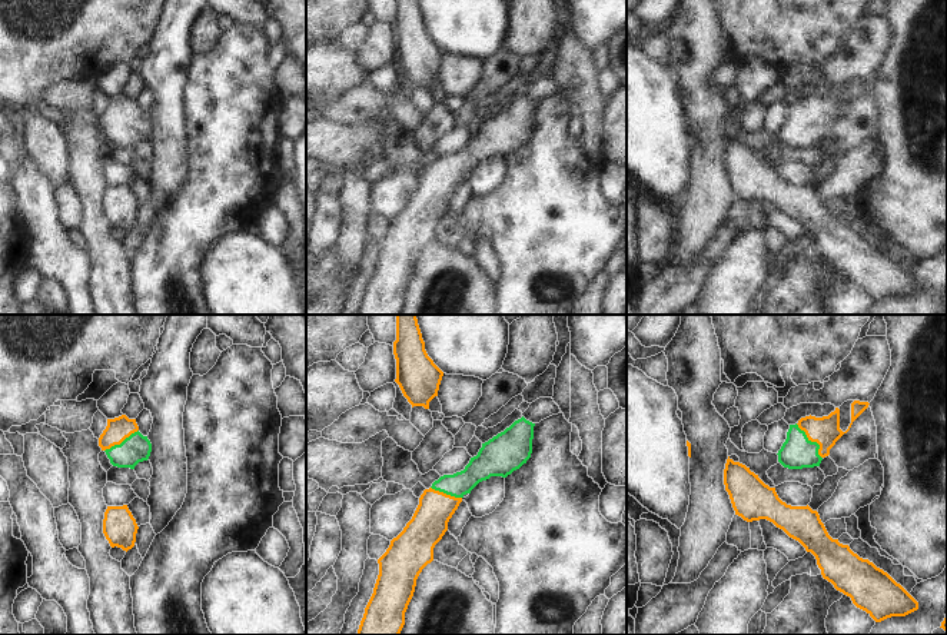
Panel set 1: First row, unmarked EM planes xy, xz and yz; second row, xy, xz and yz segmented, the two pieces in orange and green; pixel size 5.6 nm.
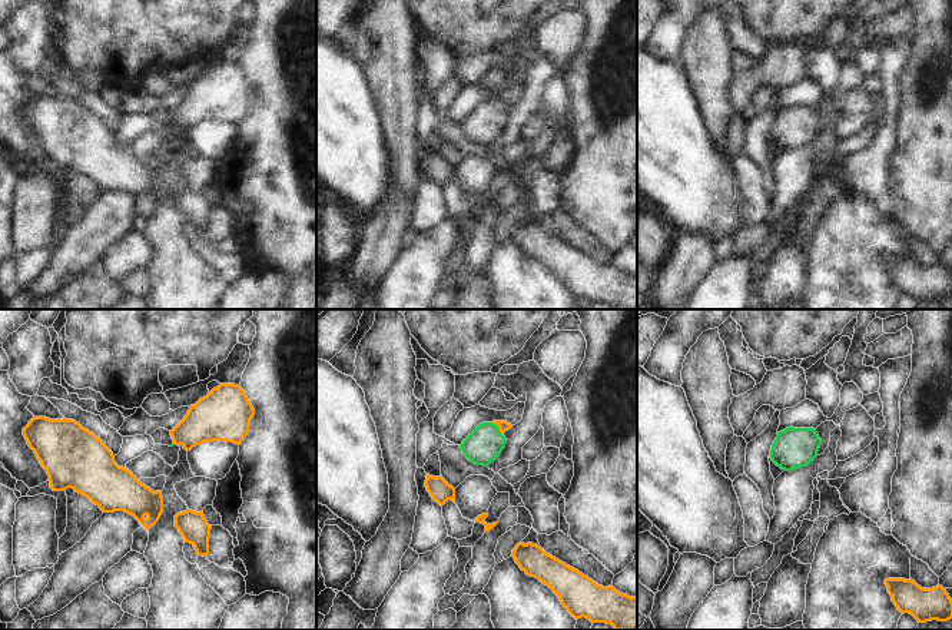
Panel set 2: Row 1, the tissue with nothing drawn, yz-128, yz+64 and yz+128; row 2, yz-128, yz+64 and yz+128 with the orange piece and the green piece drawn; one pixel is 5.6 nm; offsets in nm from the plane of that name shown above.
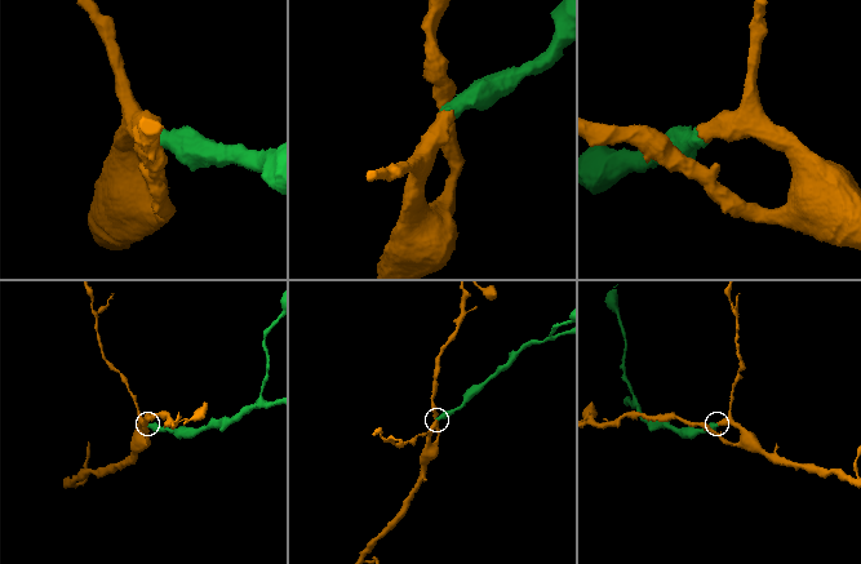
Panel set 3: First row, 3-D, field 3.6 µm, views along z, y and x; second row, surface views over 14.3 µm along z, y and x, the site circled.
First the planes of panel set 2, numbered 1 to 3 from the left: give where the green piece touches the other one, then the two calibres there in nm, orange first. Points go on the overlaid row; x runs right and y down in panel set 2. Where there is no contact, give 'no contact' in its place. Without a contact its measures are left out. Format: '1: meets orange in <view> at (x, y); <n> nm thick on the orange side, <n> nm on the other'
1: no contact
2: meets orange in yz+64 at (498, 427); 60 nm thick on the orange side, 200 nm on the other
3: no contact

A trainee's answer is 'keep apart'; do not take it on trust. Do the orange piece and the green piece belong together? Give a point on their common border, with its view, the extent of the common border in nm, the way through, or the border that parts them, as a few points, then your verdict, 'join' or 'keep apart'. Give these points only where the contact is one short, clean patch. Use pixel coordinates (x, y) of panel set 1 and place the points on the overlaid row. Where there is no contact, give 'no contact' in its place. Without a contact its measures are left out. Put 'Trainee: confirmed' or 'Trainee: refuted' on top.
Trainee: refuted
meets orange in yz at (813, 441); contact 240 nm long; runs through yz (826, 431), (813, 441), (797, 452); join

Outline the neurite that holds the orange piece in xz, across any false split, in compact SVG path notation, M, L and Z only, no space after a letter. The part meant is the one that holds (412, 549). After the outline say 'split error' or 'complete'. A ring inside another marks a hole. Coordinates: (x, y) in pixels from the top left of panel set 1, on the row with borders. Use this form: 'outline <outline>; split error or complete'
outline M524 416L482 443L463 471L443 475L425 489L403 531L378 559L379 575L356 635L399 635L416 579L433 561L433 548L462 498L491 476L506 478L532 453L535 423Z; split error

